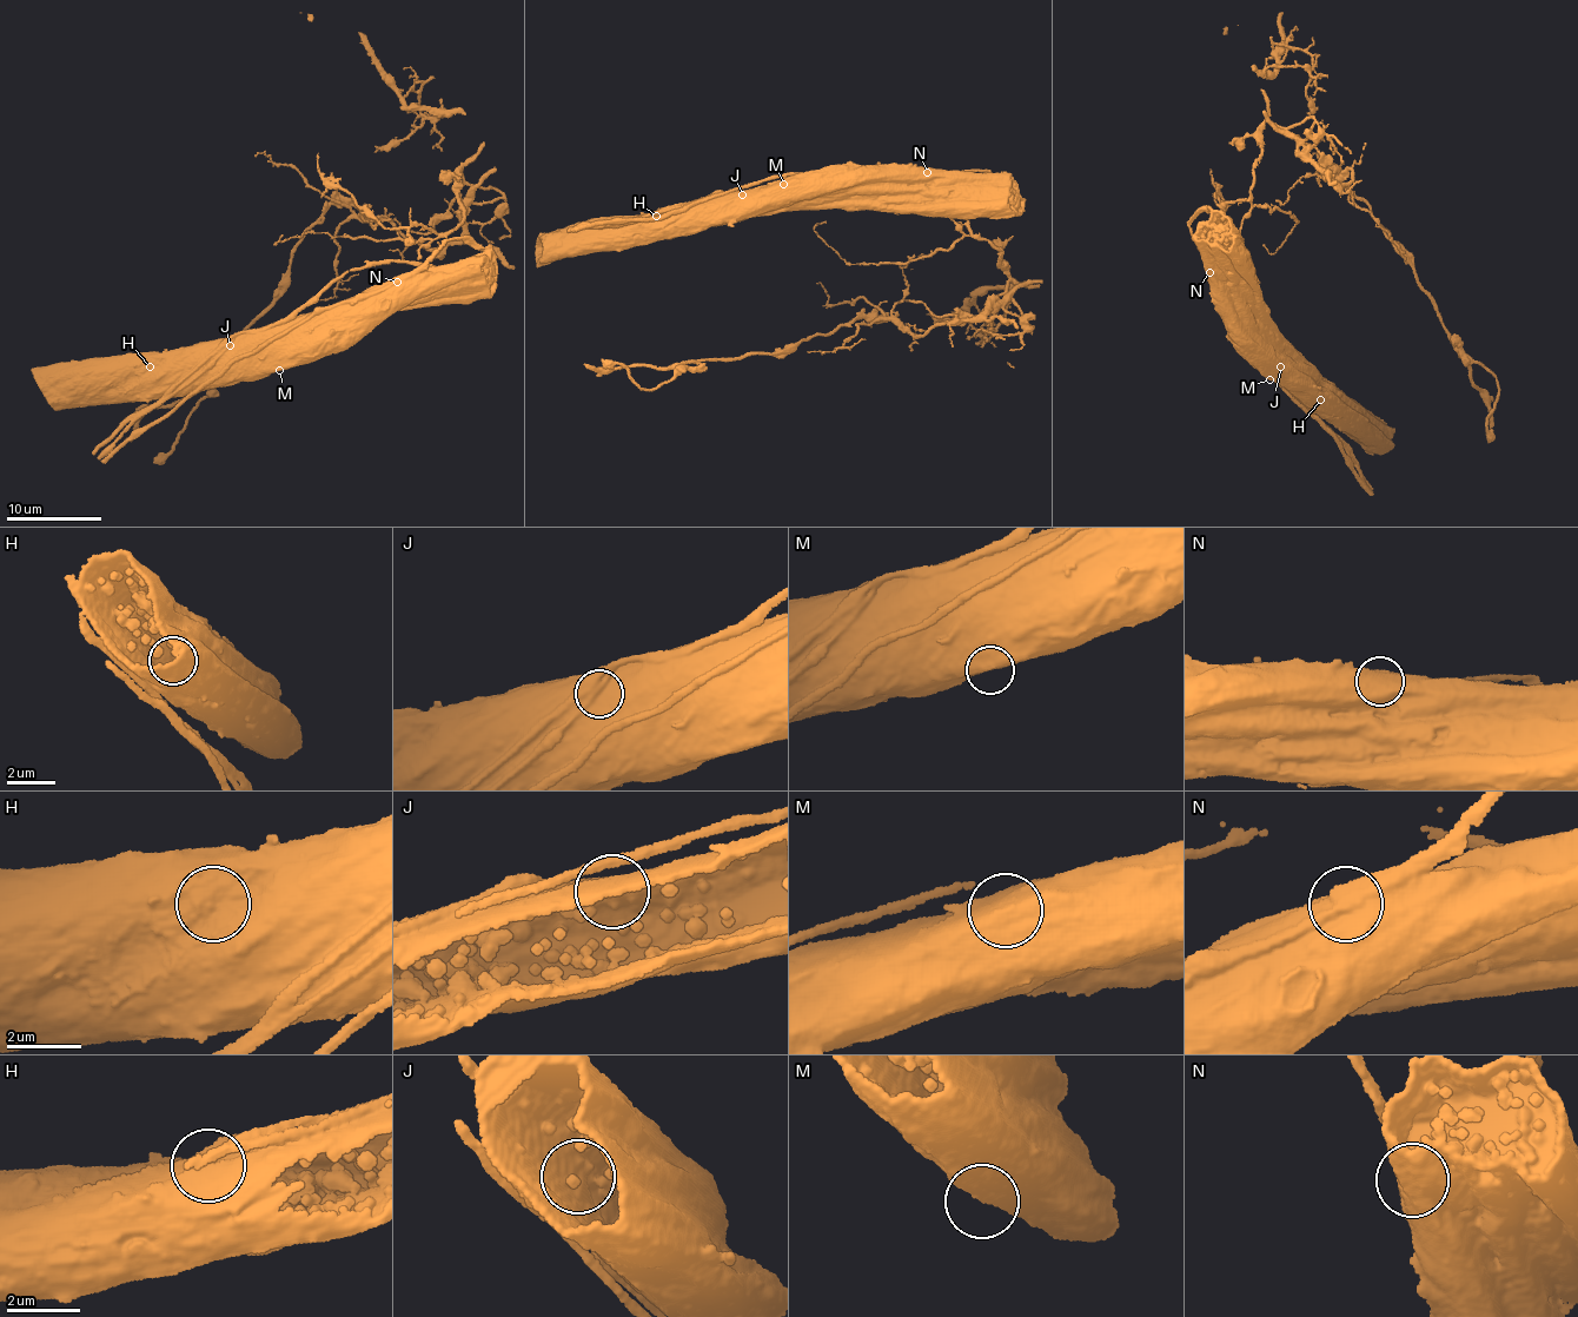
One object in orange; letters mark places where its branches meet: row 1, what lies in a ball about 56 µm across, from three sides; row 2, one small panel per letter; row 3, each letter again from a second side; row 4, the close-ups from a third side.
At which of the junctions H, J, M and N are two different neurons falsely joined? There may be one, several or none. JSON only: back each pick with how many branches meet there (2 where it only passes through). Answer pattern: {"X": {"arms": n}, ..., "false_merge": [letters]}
{"J": {"arms": 1}, "N": {"arms": 1}, "false_merge": ["J", "N"]}

